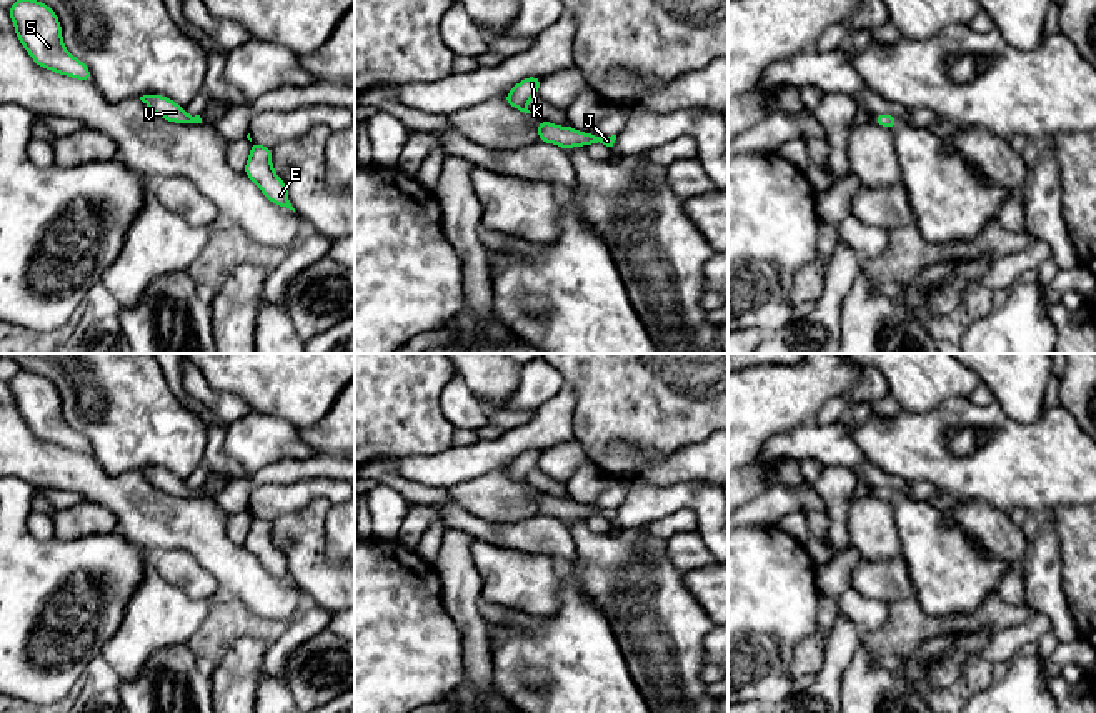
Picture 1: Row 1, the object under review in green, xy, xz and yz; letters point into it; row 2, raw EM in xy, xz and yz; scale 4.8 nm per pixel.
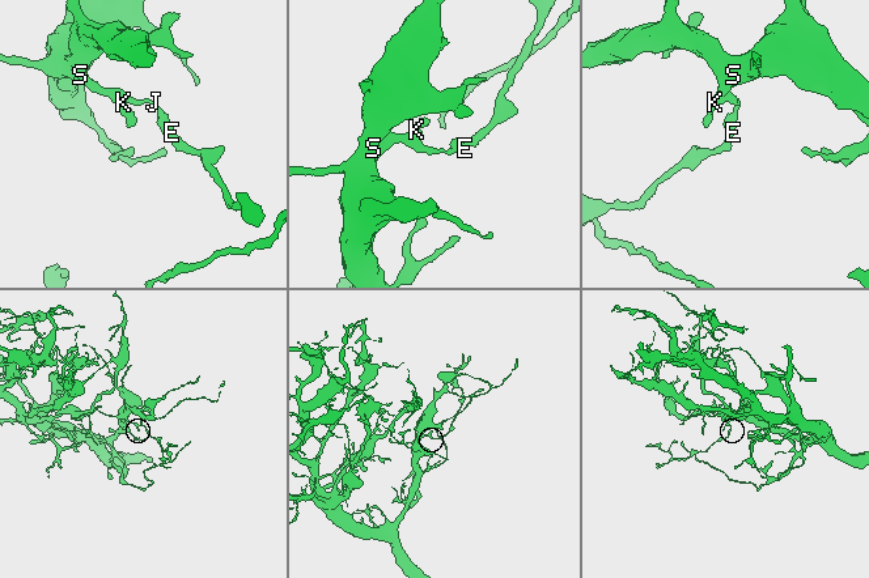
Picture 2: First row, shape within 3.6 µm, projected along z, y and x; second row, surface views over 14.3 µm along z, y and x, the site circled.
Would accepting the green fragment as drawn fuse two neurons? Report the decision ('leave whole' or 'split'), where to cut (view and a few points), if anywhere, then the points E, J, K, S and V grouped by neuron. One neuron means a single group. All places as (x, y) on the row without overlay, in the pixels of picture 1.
leave whole; no cut; E J K S V

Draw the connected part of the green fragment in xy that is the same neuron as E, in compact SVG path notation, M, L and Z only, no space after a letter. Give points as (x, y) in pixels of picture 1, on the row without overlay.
M250 506L247 508L247 511L252 515L252 523L250 523L250 528L248 528L248 533L245 536L245 548L262 563L262 566L275 578L278 580L286 580L290 583L295 585L295 581L291 580L290 573L288 573L288 561L286 561L286 556L275 546L273 543L273 538L272 538L272 521L268 520L263 520L263 518L258 518L255 516L252 511L250 511Z

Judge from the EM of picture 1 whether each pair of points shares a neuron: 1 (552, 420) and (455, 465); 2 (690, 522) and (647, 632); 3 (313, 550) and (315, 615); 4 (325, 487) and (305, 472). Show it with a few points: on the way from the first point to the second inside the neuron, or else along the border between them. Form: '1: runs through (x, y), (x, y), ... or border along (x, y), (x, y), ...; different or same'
1: runs through (528, 437), (513, 442), (495, 455), (478, 458); same
2: runs through (658, 538), (647, 563), (647, 600); same
3: border along (308, 600), (332, 612); different
4: border along (337, 478), (310, 477), (275, 483); different

